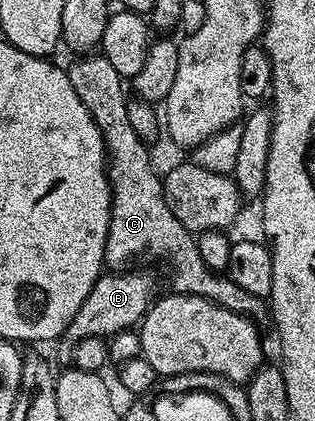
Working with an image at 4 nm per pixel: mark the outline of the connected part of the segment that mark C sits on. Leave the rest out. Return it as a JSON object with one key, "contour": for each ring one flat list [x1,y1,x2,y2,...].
{"contour":[[89,53,84,57,77,57,73,64,68,64,67,70,71,85,75,85,75,93,79,93,79,101,87,105,95,125,101,131,101,136,105,142,105,153,107,156,107,170,109,172,109,185,113,188,113,204,111,205,111,219,107,229,107,241,105,242,105,261,104,266,112,269,114,272,123,272,126,269,136,268,139,263,153,263,156,259,165,259,167,266,173,270,173,287,172,290,178,296,194,295,209,299,212,303,217,303,223,309,231,309,240,315,247,315,254,321,261,321,266,318,267,303,266,300,255,297,247,293,247,289,235,285,228,274,212,271,199,257,197,240,194,232,189,231,179,221,175,221,175,213,165,200,165,185,162,176,157,175,153,168,153,163,149,160,150,149,147,143,136,135,136,131,131,127,131,122,127,119,127,83,121,78,119,73,115,73,111,61,107,61,104,55,100,53]]}

